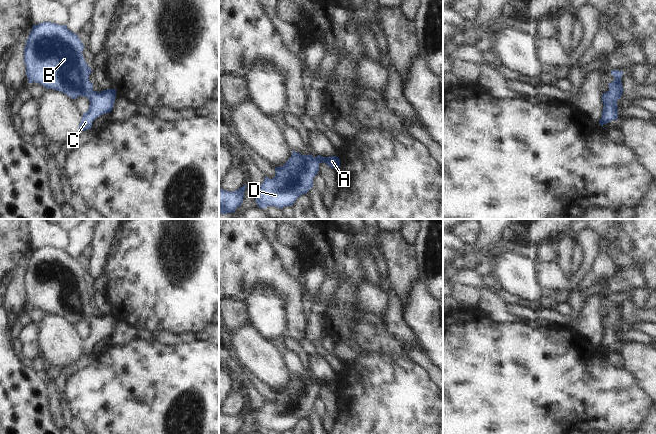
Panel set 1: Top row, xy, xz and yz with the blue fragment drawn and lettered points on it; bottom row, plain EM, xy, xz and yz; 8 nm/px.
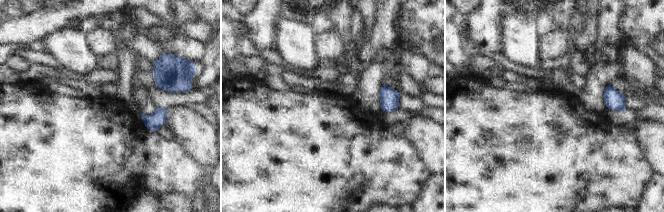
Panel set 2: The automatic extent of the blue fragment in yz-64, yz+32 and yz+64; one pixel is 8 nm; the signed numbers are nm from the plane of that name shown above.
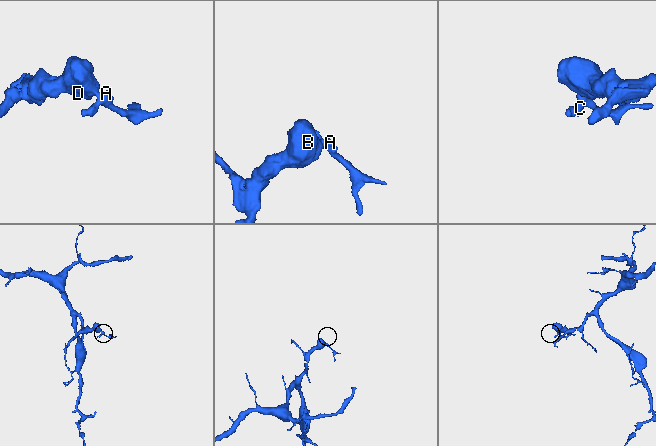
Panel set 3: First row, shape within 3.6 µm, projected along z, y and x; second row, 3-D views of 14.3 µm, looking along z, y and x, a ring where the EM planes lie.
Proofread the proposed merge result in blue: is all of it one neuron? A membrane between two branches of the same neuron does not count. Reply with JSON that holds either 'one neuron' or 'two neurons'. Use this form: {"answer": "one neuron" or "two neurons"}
{"answer": "one neuron"}

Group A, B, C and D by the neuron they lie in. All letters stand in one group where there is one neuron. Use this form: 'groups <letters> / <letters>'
groups A B C D

